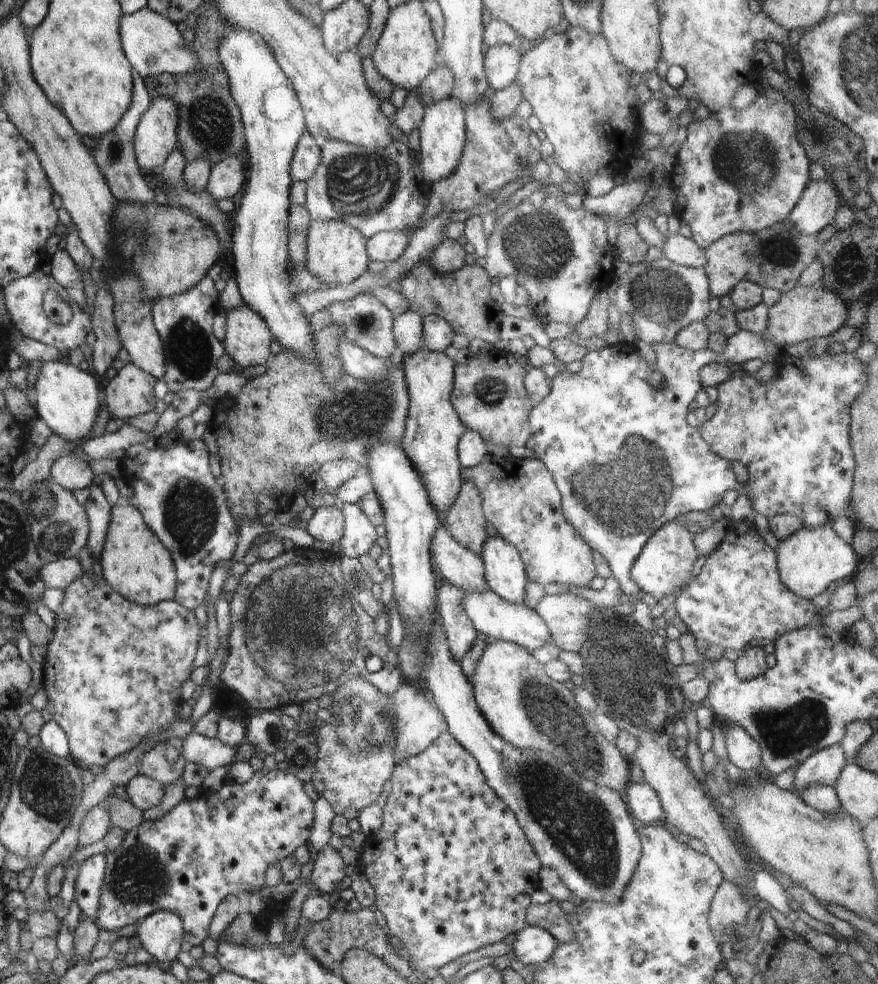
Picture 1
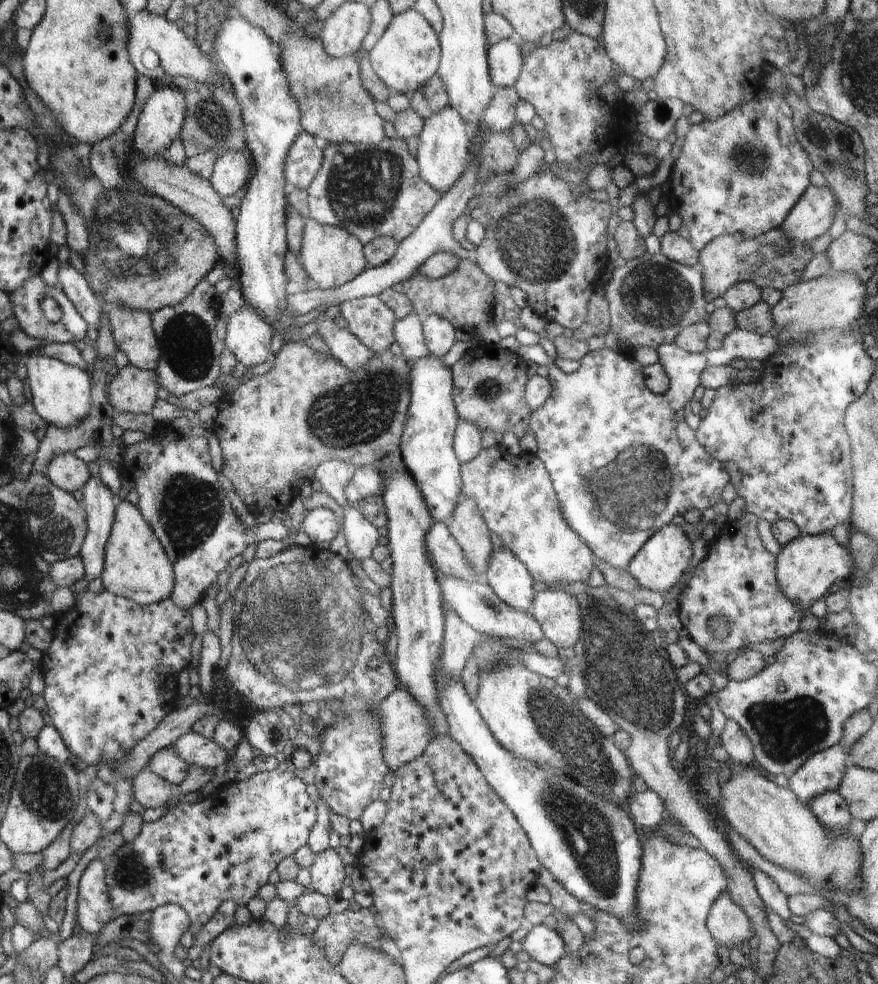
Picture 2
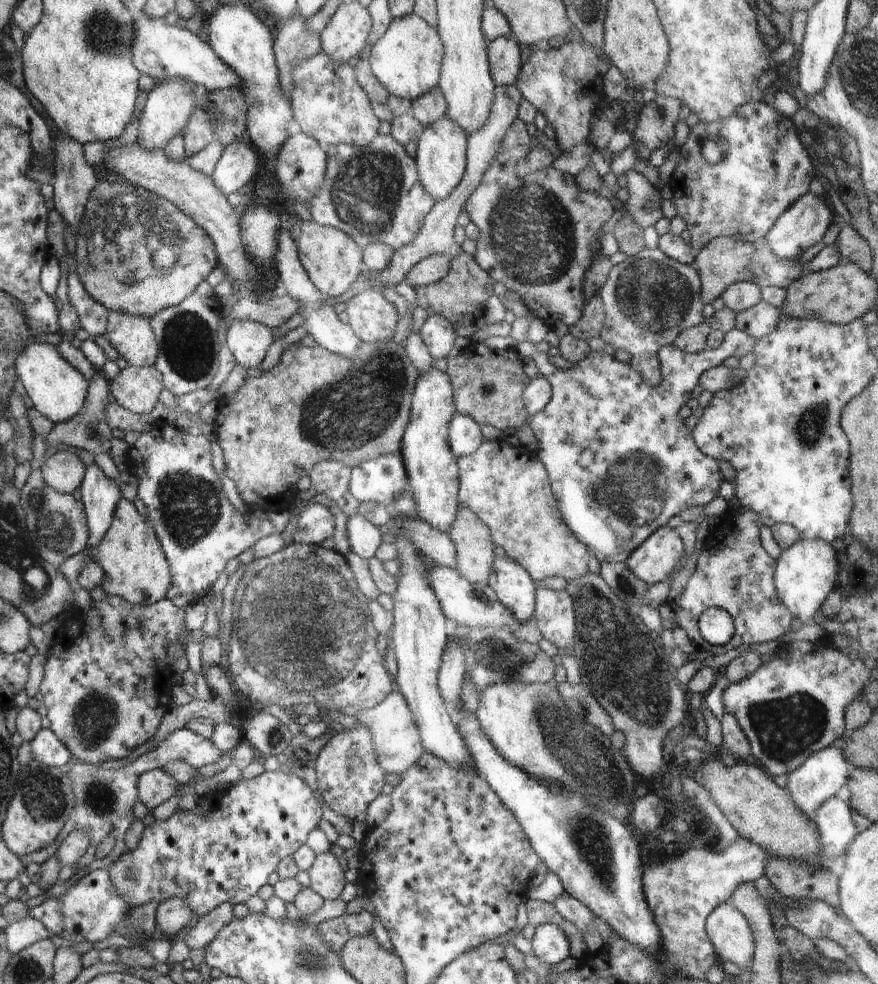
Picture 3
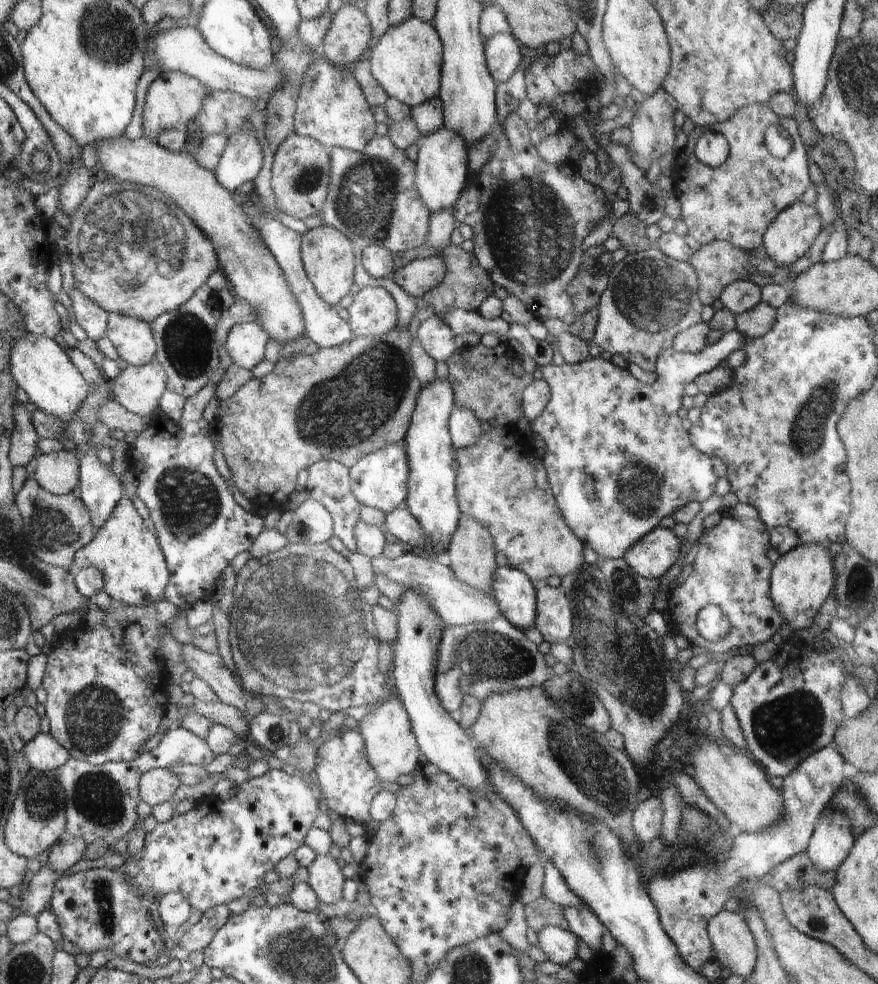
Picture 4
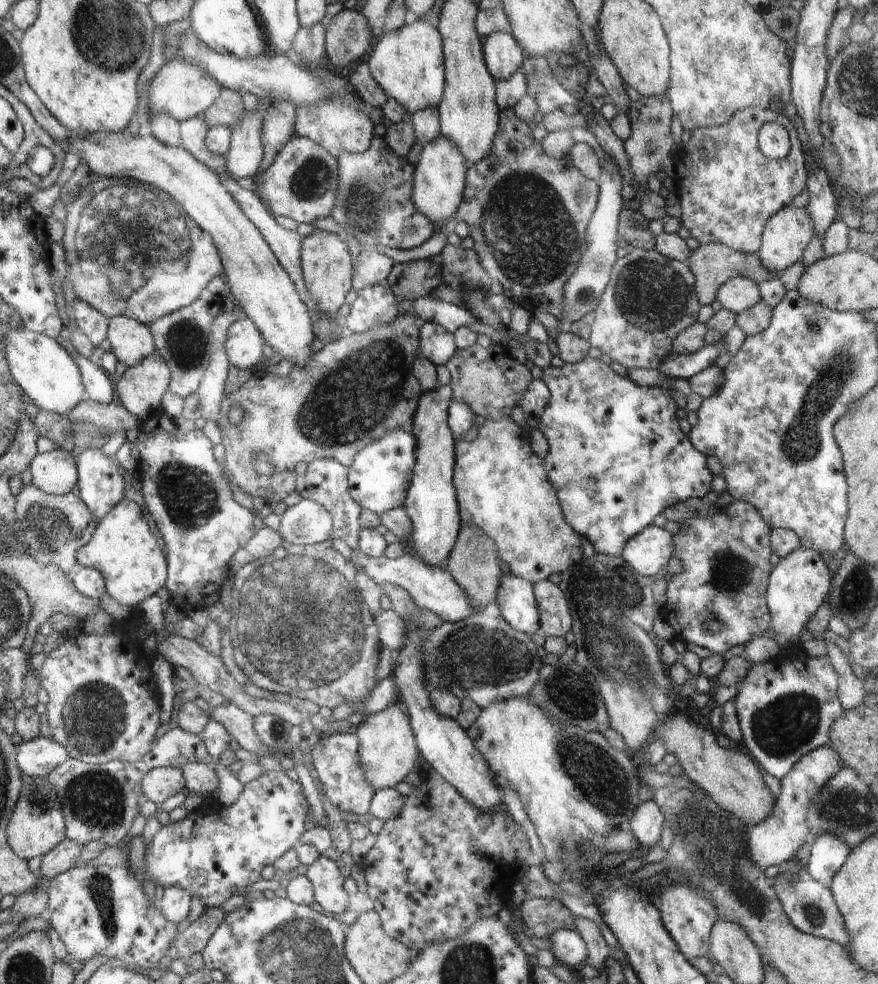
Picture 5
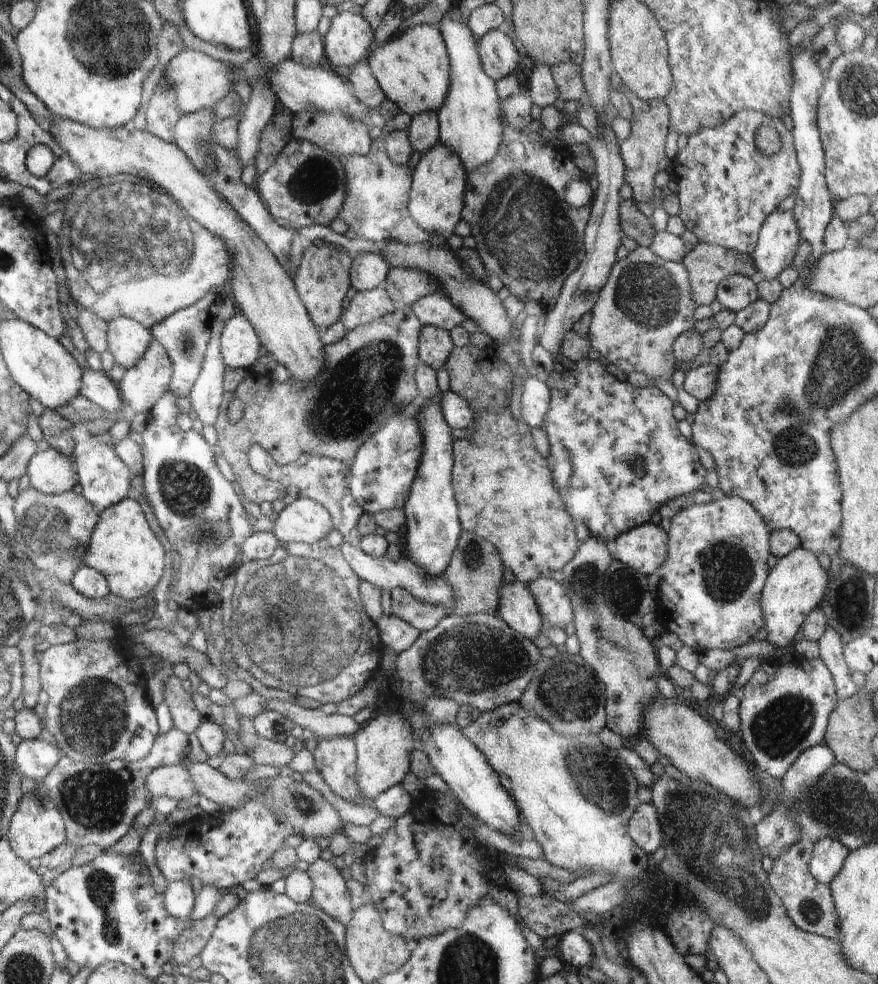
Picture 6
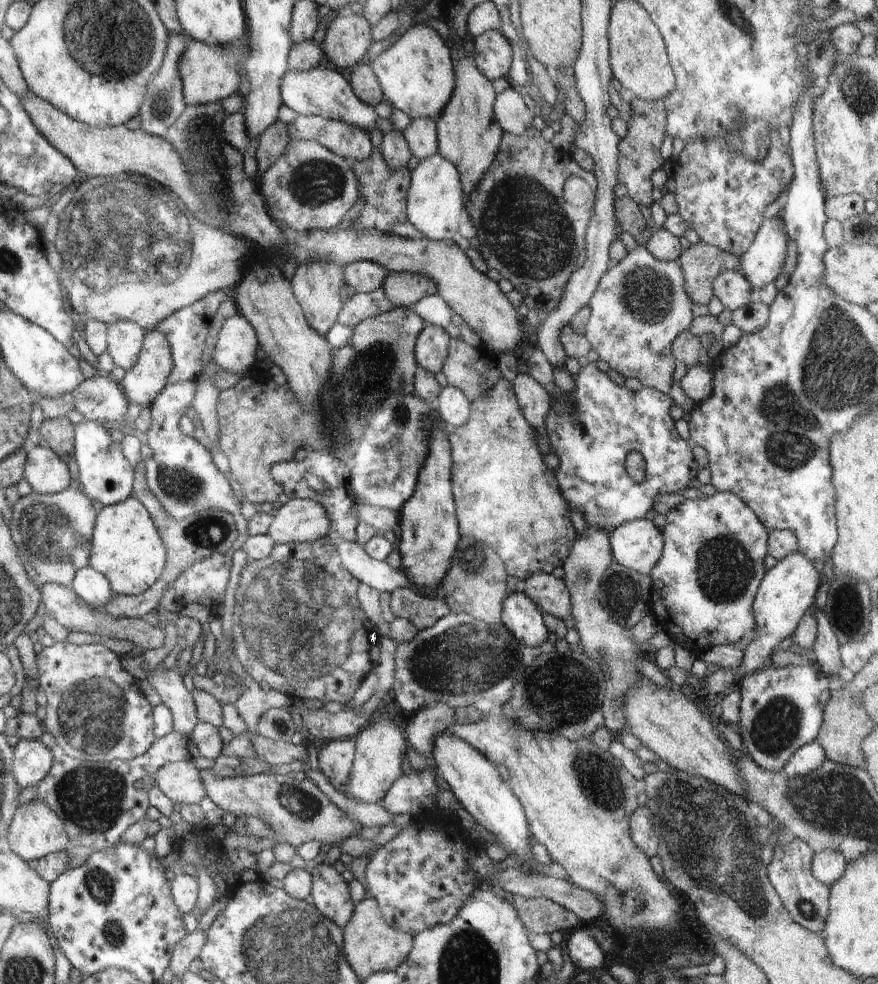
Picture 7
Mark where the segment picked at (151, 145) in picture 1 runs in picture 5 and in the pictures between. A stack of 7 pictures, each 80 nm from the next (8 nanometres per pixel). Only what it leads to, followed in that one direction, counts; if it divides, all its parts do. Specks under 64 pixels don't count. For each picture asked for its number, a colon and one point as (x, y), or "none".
2: (161, 121)
3: (168, 107)
4: (174, 99)
5: (183, 90)

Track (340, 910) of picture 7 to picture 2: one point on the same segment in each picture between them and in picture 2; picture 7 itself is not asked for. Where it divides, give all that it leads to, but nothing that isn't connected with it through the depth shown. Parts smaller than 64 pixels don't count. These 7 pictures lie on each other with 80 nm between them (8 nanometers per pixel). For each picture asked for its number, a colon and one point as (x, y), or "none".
2: (327, 870)
3: (326, 874)
4: (325, 877)
5: (327, 881)
6: (330, 893)

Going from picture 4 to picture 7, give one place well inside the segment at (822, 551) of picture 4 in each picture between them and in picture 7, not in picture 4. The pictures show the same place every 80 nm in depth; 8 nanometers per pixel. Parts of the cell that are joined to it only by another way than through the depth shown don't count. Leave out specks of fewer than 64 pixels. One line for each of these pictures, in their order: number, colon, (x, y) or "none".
5: (800, 582)
6: (797, 584)
7: (788, 590)

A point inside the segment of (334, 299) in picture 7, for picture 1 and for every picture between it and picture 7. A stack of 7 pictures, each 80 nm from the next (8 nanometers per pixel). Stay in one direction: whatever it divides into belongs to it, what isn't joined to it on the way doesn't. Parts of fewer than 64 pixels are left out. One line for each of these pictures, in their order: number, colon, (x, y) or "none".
1: (337, 254)
2: (330, 255)
3: (333, 260)
4: (327, 255)
5: (327, 268)
6: (322, 280)

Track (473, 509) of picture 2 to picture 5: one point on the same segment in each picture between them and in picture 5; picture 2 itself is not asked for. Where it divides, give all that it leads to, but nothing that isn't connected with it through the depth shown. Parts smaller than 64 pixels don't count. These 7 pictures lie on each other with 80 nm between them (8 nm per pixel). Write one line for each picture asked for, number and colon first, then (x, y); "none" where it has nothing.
3: (474, 545)
4: (472, 552)
5: (473, 562)

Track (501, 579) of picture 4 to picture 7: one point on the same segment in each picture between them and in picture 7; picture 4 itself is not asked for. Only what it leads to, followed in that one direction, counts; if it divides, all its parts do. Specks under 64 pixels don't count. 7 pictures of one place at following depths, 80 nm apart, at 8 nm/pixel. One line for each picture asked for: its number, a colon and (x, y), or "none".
5: (514, 597)
6: (517, 607)
7: (522, 617)

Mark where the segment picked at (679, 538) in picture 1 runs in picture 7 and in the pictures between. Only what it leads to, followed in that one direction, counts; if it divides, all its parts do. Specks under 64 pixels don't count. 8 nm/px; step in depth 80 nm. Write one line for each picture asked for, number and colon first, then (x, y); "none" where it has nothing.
2: (666, 555)
3: (659, 555)
4: (651, 556)
5: (648, 553)
6: (644, 548)
7: (638, 545)

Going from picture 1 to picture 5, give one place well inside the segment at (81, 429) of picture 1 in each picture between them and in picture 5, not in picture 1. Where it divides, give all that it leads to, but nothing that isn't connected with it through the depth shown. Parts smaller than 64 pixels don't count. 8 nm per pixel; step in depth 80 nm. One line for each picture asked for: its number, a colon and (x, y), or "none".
2: (61, 392)
3: (58, 391)
4: (44, 371)
5: (45, 371)

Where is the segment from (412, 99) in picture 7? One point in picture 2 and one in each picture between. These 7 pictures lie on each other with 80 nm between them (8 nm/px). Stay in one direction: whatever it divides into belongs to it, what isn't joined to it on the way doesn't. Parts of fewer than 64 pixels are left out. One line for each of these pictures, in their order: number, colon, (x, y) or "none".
2: (407, 55)
3: (406, 59)
4: (406, 61)
5: (408, 63)
6: (413, 71)

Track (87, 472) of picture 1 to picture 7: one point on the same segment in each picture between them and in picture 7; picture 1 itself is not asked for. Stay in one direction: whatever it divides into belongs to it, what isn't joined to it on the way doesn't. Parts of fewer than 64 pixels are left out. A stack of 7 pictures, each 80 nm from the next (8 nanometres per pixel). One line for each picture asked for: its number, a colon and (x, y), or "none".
2: (66, 471)
3: (63, 471)
4: (57, 472)
5: (54, 472)
6: (50, 471)
7: (45, 471)

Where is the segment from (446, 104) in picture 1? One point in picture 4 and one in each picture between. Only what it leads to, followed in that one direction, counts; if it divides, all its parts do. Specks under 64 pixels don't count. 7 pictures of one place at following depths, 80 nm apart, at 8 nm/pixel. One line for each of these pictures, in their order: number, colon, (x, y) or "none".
2: (444, 142)
3: (441, 158)
4: (441, 174)

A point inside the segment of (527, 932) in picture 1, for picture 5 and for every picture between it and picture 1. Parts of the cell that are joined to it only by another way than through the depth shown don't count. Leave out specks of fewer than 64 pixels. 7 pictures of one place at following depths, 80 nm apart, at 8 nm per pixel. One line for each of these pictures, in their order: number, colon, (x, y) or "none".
2: (543, 944)
3: (549, 944)
4: (559, 945)
5: (568, 948)

